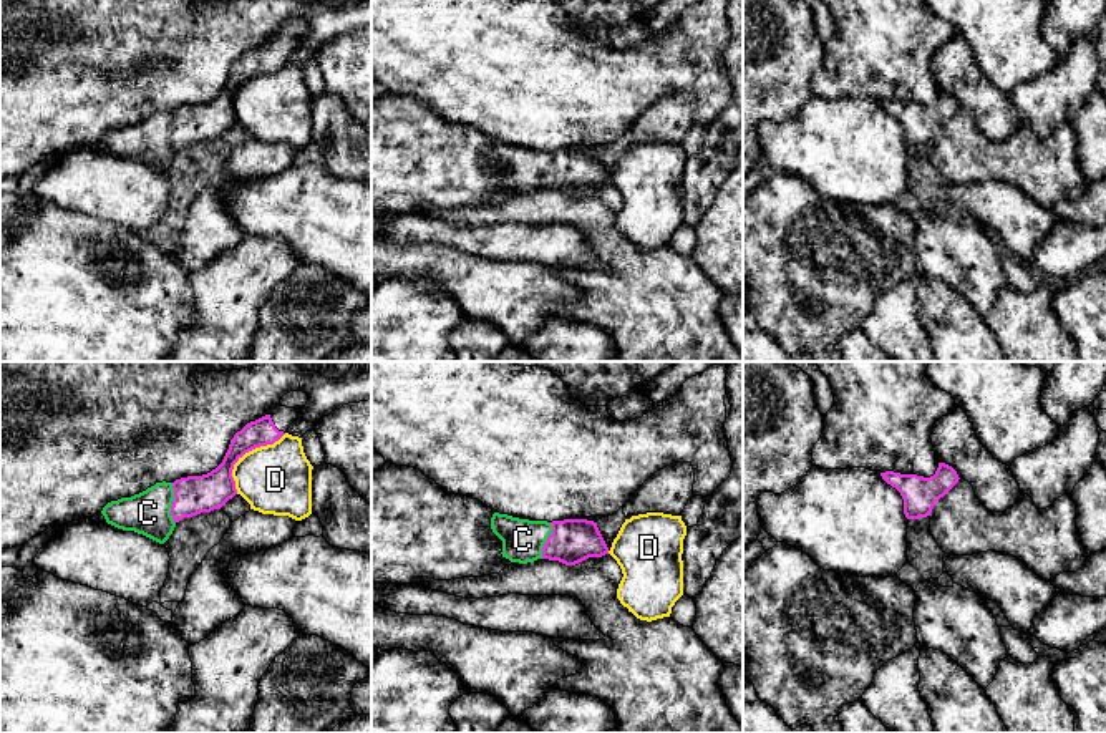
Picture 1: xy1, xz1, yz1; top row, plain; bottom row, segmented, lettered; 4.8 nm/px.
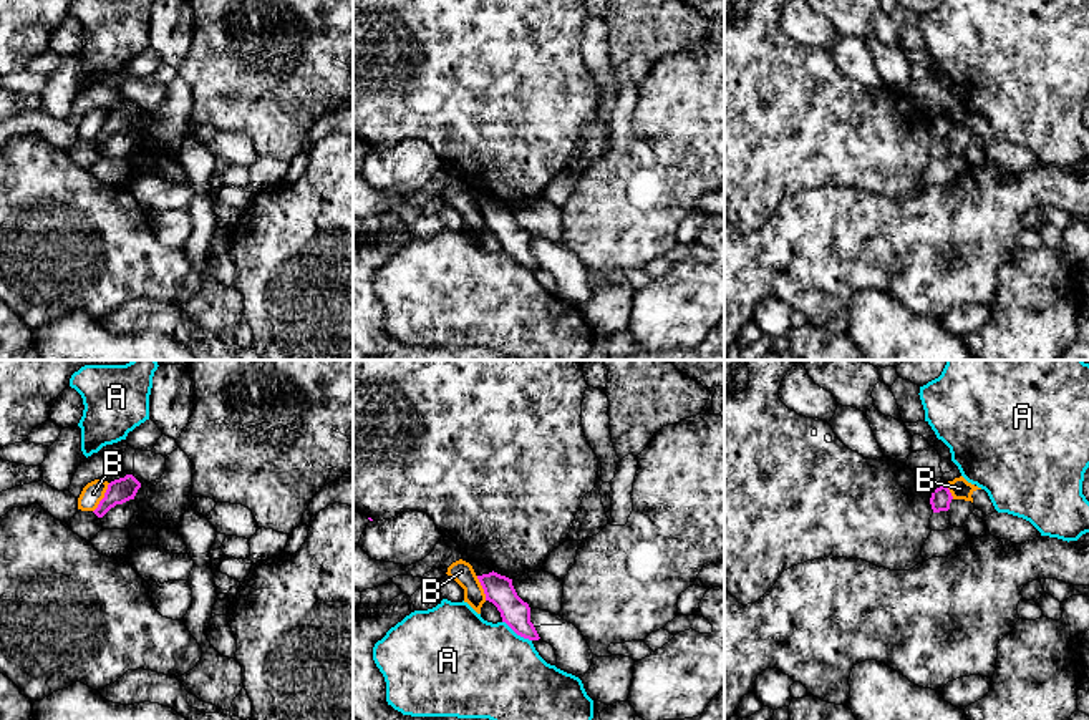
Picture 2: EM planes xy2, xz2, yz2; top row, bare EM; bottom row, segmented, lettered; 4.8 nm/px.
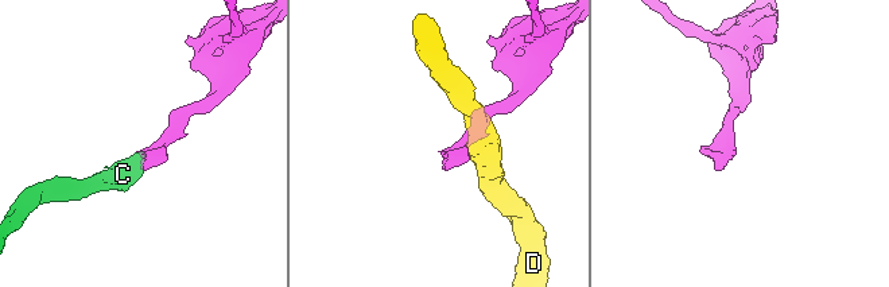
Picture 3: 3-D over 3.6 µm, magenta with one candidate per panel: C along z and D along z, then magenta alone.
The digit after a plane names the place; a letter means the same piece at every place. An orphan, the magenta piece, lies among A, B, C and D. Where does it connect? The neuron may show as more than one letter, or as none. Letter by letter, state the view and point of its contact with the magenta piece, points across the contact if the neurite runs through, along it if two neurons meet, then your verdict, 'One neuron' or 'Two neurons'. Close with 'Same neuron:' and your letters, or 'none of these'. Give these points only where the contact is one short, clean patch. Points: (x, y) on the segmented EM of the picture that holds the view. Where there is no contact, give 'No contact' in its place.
A: Touches magenta at xz2 (517, 634). Boundary: xz2 (503, 621), (531, 641). Two neurons
B: Touches magenta at xy2 (103, 498). Boundary: xy2 (110, 483), (93, 511). Two neurons
C: Touches magenta at xy1 (173, 503). Path across: xy1 (193, 495), (173, 503), (148, 513). One neuron
D: Touches magenta at xy1 (246, 451). Two neurons
Same neuron: C

